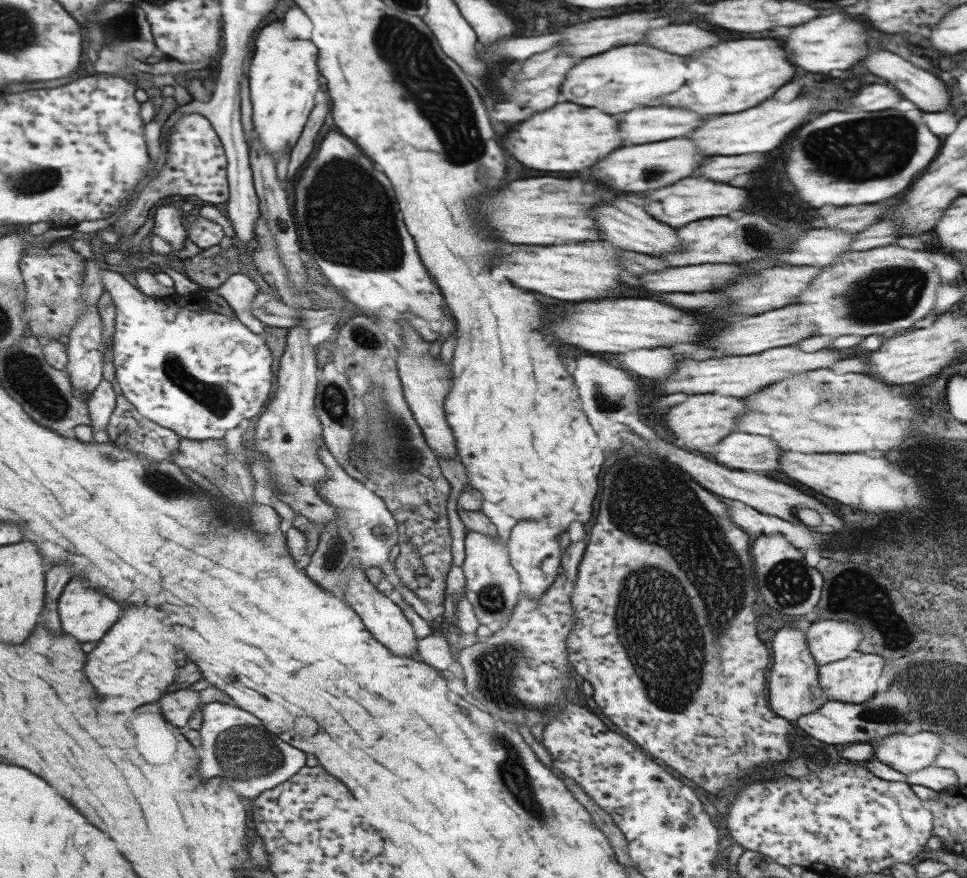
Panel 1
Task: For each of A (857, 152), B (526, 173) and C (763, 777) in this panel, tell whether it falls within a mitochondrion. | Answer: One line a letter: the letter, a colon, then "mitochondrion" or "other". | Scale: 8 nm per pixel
A: mitochondrion
B: other
C: other

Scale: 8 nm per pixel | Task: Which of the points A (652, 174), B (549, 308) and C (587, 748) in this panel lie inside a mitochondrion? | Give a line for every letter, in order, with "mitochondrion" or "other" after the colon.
A: mitochondrion
B: other
C: other

